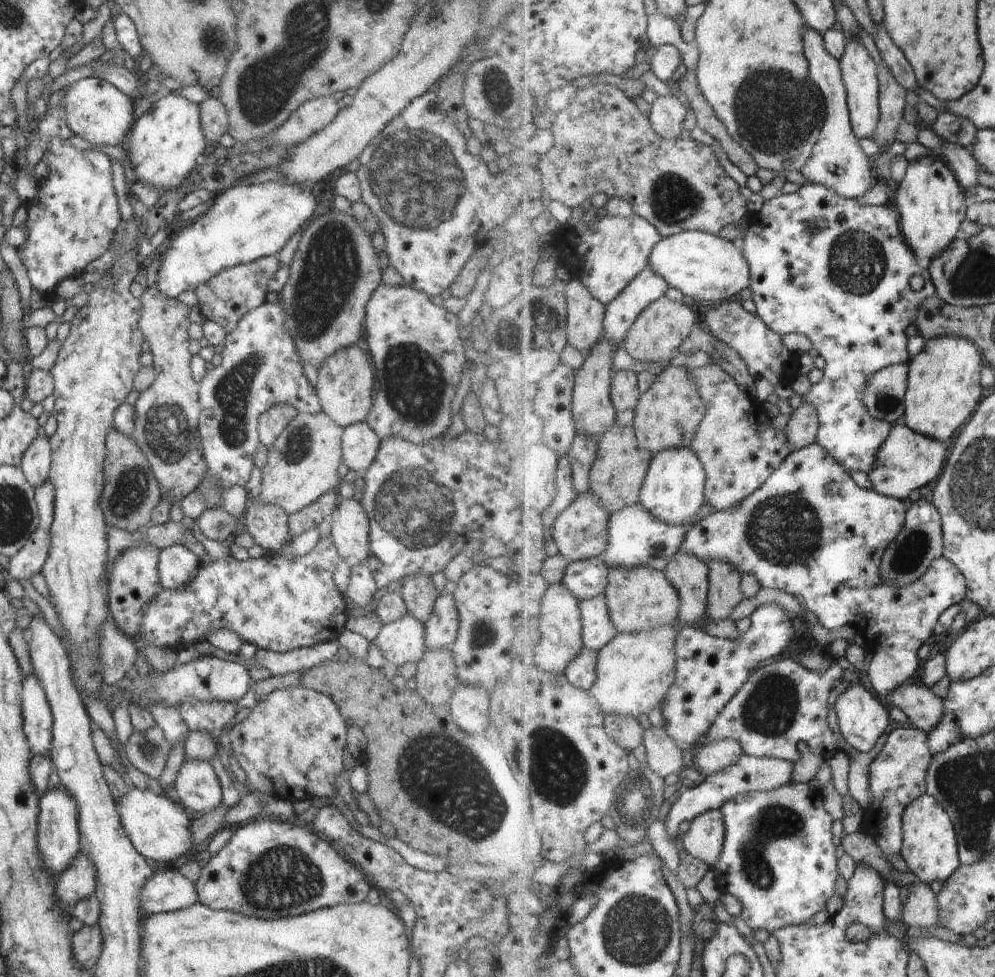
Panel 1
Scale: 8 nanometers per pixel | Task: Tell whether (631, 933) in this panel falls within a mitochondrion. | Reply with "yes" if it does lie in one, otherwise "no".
yes

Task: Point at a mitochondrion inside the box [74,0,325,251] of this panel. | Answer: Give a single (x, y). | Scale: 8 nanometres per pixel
(213, 39)

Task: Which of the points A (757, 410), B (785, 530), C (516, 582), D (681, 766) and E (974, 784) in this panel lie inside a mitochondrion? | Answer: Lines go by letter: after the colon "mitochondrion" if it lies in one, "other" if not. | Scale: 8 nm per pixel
A: other
B: mitochondrion
C: other
D: other
E: mitochondrion

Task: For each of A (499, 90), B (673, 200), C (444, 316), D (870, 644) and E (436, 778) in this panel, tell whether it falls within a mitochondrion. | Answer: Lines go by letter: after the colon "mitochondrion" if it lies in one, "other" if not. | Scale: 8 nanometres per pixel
A: mitochondrion
B: mitochondrion
C: other
D: other
E: mitochondrion

